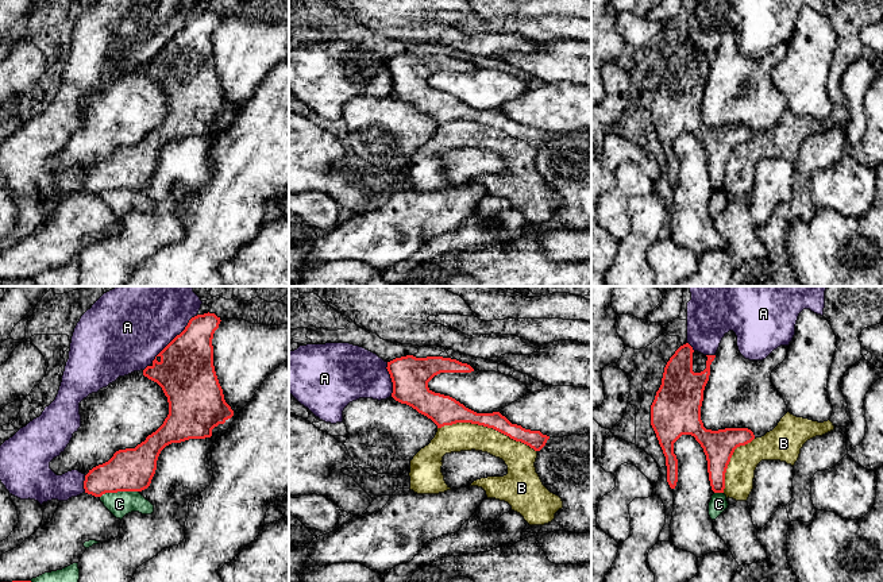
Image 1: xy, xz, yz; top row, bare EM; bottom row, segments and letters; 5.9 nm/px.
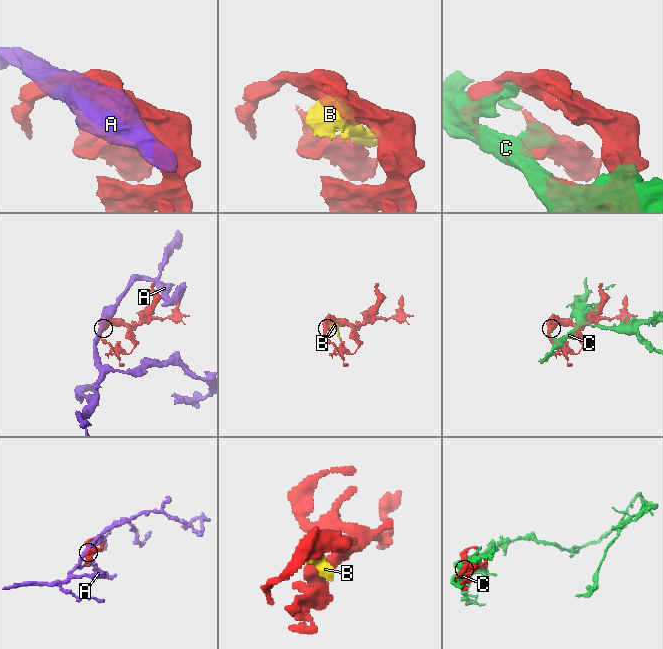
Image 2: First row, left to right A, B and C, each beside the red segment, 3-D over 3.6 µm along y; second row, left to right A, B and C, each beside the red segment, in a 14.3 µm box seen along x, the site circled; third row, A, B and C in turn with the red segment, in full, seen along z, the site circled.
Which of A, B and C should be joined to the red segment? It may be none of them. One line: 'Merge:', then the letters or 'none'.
Merge: none

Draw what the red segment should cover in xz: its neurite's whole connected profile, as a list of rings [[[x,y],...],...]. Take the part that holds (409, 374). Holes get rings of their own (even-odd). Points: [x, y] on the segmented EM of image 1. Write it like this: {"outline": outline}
{"outline": [[[406,355],[387,362],[386,369],[393,382],[392,397],[431,419],[437,428],[456,423],[478,424],[493,428],[535,451],[540,451],[550,439],[540,431],[531,431],[512,424],[500,412],[477,413],[455,398],[435,393],[428,388],[428,382],[440,373],[474,371],[467,363],[443,356],[416,358]]]}

